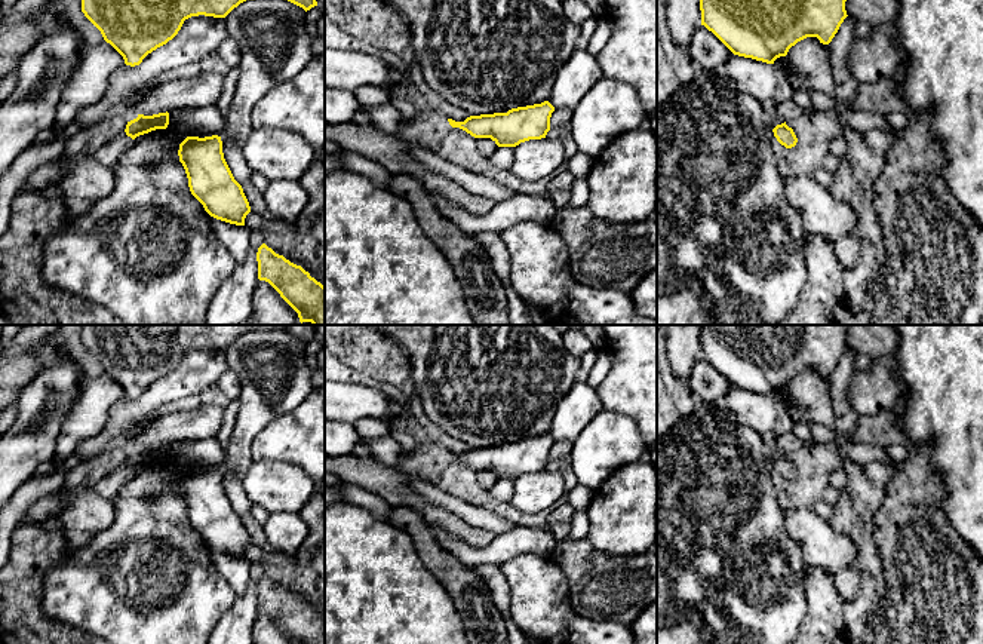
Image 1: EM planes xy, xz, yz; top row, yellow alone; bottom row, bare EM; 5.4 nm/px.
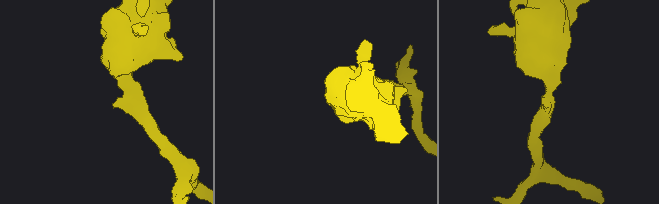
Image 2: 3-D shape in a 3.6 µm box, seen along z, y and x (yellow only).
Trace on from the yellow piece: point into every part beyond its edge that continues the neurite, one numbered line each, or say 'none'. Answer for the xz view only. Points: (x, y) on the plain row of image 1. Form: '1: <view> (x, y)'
1: xz (427, 462)

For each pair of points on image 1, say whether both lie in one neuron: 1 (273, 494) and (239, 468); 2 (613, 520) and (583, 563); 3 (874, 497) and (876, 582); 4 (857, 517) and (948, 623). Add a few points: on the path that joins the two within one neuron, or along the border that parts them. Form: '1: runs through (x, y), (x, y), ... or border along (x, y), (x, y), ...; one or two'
1: border along (254, 462), (240, 481); two
2: border along (586, 539), (596, 549), (607, 554), (627, 555); two
3: runs through (865, 518), (865, 543), (869, 561); one
4: border along (882, 502), (875, 517), (875, 545), (882, 570); two

